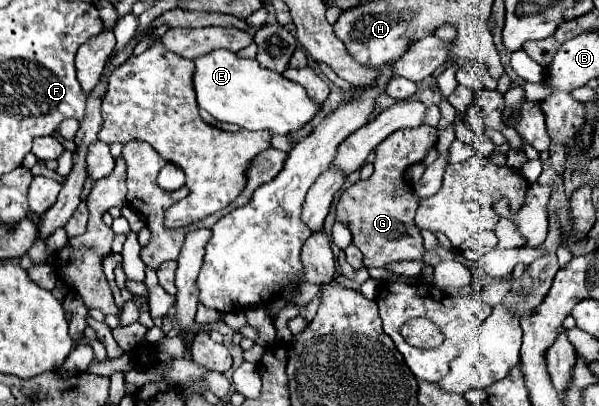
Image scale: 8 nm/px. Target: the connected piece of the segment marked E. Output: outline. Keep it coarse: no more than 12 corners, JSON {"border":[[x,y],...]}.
{"border":[[194,59],[198,105],[216,121],[286,135],[320,107],[256,59]]}

